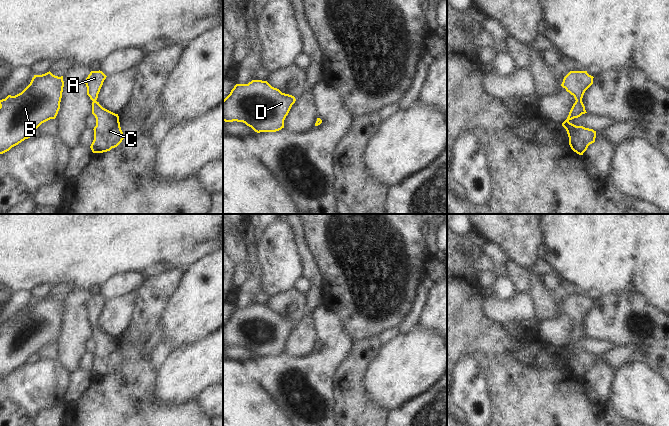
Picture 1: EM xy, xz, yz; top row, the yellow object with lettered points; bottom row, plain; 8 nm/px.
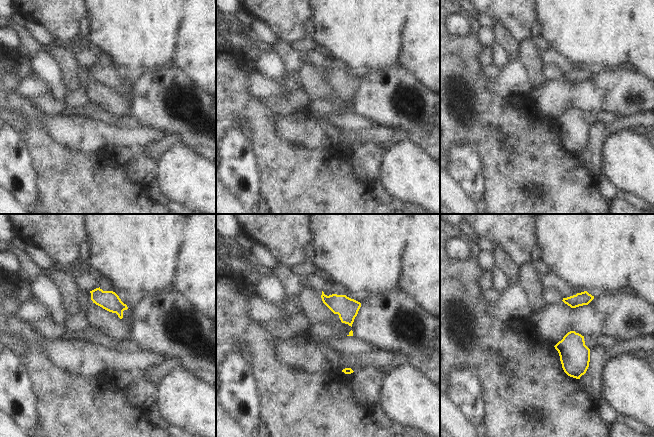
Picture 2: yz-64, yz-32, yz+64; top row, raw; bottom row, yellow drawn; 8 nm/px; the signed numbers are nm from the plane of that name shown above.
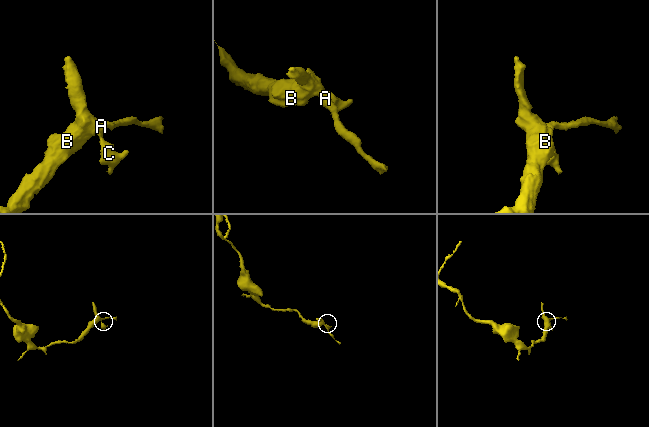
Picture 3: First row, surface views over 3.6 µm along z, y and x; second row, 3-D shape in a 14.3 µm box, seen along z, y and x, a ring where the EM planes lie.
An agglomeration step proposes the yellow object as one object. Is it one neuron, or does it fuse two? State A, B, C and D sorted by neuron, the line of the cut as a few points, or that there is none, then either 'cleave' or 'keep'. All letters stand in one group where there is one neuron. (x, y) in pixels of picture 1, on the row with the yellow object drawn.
A B C D; no cut; keep

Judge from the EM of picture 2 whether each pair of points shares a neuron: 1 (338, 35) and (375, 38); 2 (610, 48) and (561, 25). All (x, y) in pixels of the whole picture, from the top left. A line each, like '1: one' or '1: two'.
1: one
2: one

